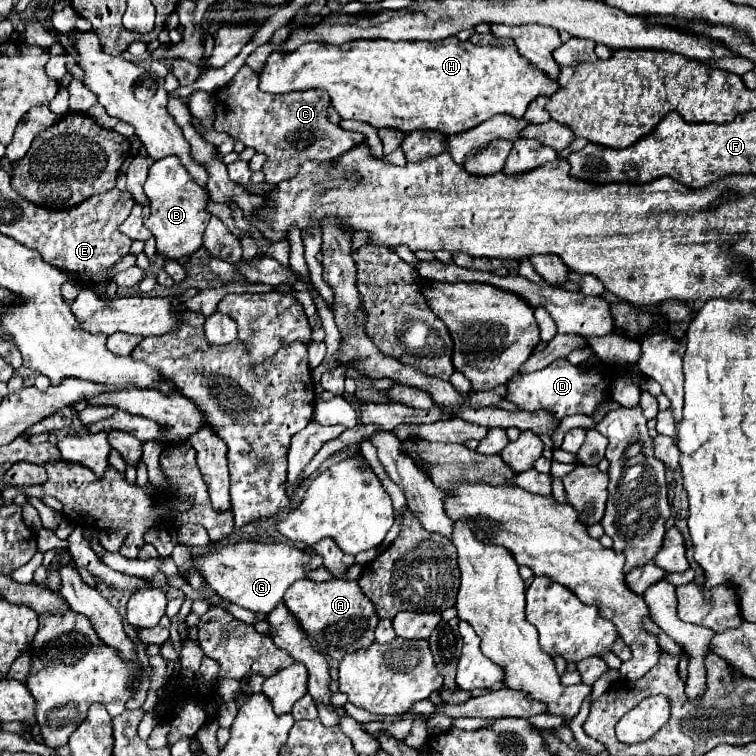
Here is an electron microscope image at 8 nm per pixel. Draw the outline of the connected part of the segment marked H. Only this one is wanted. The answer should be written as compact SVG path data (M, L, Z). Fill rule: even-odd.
M450 37L444 41L436 41L436 43L424 43L424 41L388 41L388 39L356 39L356 41L348 41L344 45L330 45L330 43L304 43L300 45L296 51L284 53L284 51L274 51L270 53L268 61L262 67L260 73L260 89L268 91L268 93L292 93L292 91L306 91L306 89L322 89L330 95L330 103L336 109L336 113L342 119L356 119L356 121L364 121L370 123L374 127L394 127L400 129L404 133L412 133L412 131L420 131L420 129L428 129L428 131L438 131L442 135L456 135L462 131L468 131L484 121L488 121L490 117L498 115L498 113L508 113L512 117L522 117L528 103L532 99L536 99L538 95L548 95L548 75L544 75L544 71L536 71L536 67L532 67L532 63L528 63L522 55L518 55L516 47L476 47L470 41L460 41L458 37Z

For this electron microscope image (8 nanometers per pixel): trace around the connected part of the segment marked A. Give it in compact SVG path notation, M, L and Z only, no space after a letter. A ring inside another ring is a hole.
M302 579L286 591L284 605L300 621L302 629L312 641L312 647L326 657L340 661L344 655L374 643L374 629L380 619L376 615L374 603L360 591L358 581L332 579L316 583L312 579Z

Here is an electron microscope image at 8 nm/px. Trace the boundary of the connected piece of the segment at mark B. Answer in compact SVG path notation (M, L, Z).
M168 155L150 165L148 179L144 183L144 193L150 199L152 211L144 225L156 237L158 253L168 259L180 259L198 251L202 247L202 233L212 217L206 209L210 195L208 189L200 187L192 177L186 175L186 167L176 155Z

